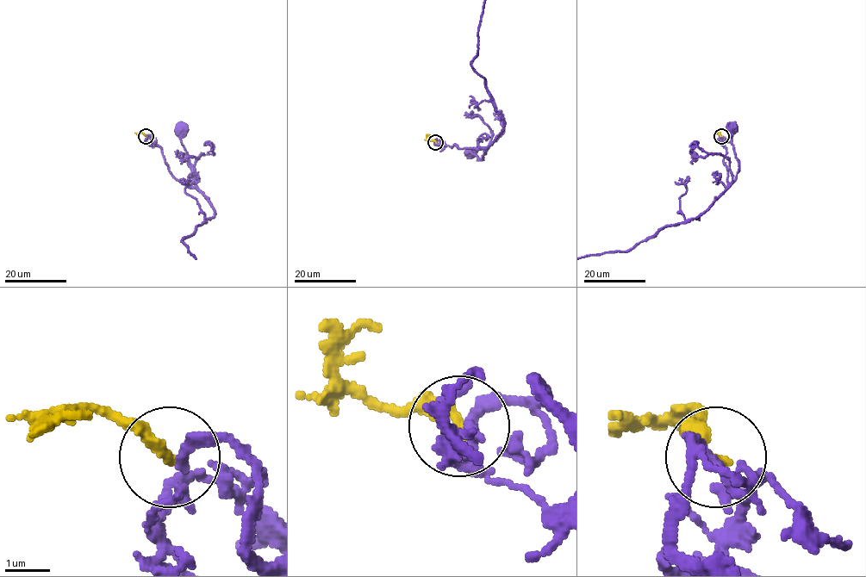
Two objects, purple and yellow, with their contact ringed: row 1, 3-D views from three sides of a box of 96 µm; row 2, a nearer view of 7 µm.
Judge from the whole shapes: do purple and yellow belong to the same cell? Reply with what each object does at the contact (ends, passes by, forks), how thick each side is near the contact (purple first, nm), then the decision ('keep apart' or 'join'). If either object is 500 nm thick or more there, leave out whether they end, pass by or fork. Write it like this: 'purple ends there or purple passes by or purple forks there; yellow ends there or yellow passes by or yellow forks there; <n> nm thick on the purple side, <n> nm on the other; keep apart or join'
purple forks there; yellow ends there; 170 nm thick on the purple side, 320 nm on the other; keep apart

